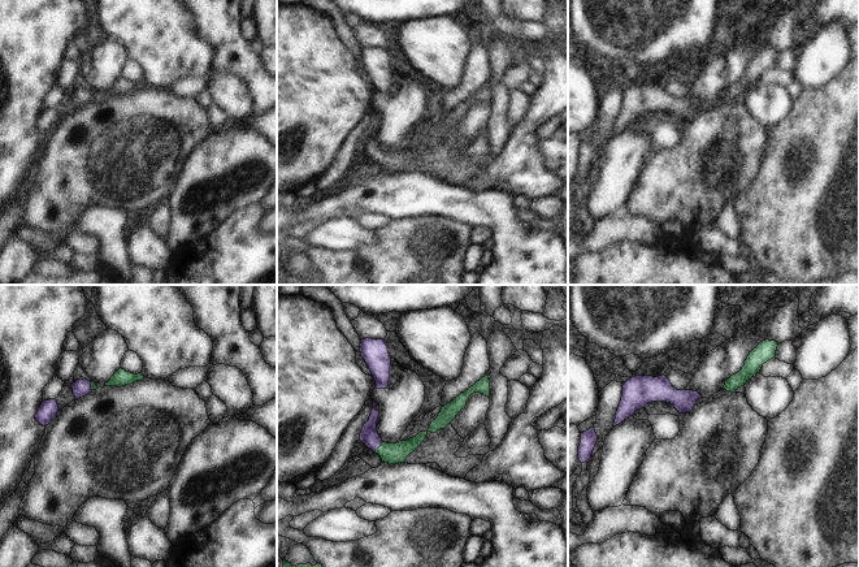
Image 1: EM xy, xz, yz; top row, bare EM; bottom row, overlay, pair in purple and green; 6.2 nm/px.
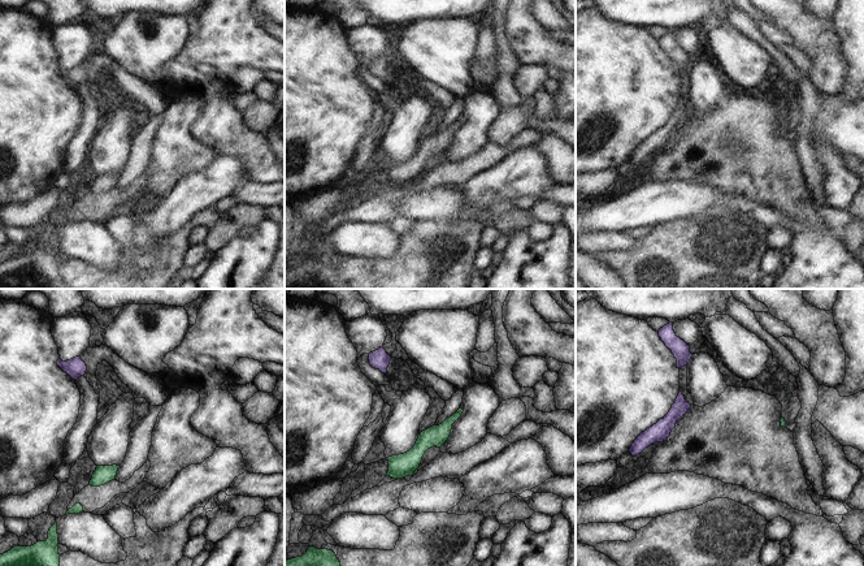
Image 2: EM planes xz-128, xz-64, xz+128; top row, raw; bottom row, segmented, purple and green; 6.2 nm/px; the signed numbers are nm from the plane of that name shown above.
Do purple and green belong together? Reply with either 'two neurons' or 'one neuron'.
one neuron

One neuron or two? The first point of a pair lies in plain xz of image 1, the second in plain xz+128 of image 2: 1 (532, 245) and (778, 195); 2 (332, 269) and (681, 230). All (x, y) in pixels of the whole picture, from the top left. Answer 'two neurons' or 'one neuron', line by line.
1: two neurons
2: one neuron

